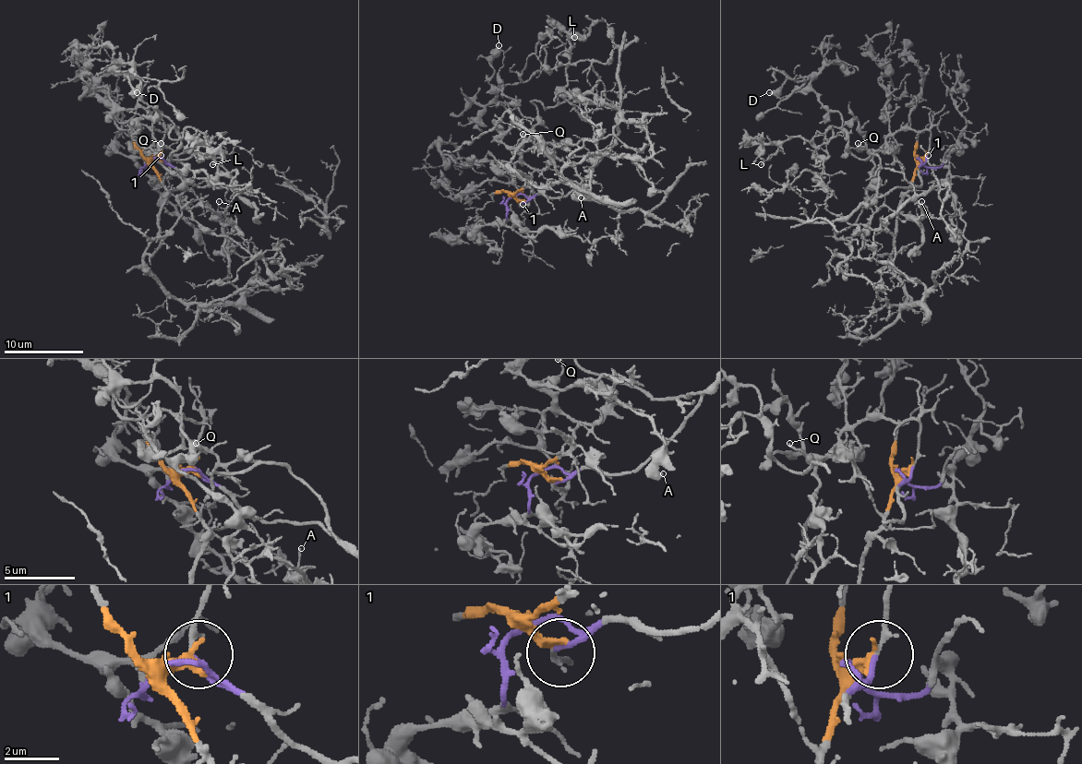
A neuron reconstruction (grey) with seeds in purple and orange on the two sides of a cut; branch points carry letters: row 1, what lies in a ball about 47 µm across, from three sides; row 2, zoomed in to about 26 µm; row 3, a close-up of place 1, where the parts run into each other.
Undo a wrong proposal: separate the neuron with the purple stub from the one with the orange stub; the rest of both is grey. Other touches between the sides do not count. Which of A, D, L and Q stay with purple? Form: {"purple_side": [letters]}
{"purple_side": ["A", "D", "L", "Q"]}

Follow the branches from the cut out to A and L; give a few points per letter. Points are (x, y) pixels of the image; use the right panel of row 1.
A: (920, 159), (929, 154), (929, 130), (908, 128), (895, 130), (873, 156), (877, 208), (919, 216), (920, 202)
L: (920, 159), (920, 186), (881, 196), (879, 159), (853, 154), (835, 126), (768, 142), (761, 164)

